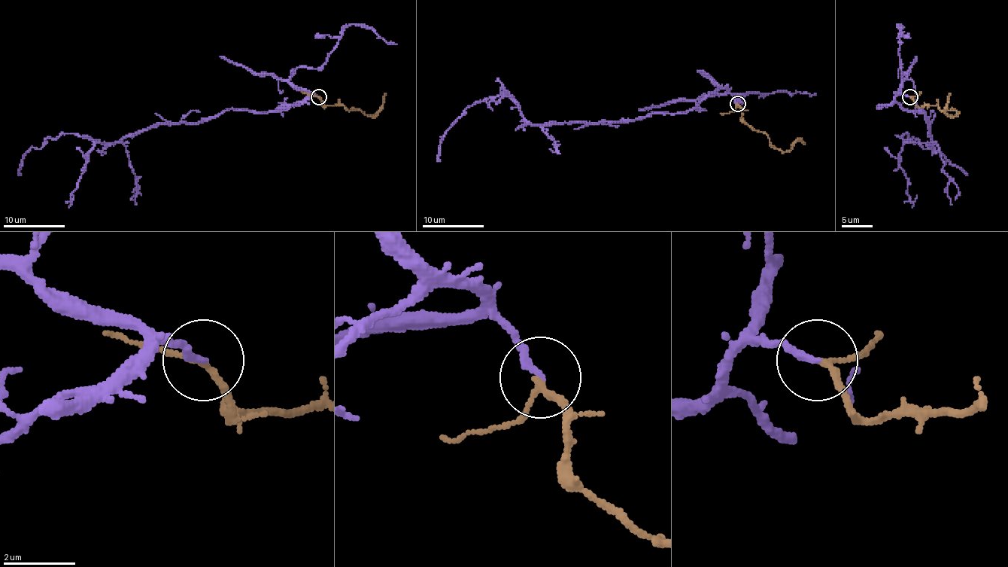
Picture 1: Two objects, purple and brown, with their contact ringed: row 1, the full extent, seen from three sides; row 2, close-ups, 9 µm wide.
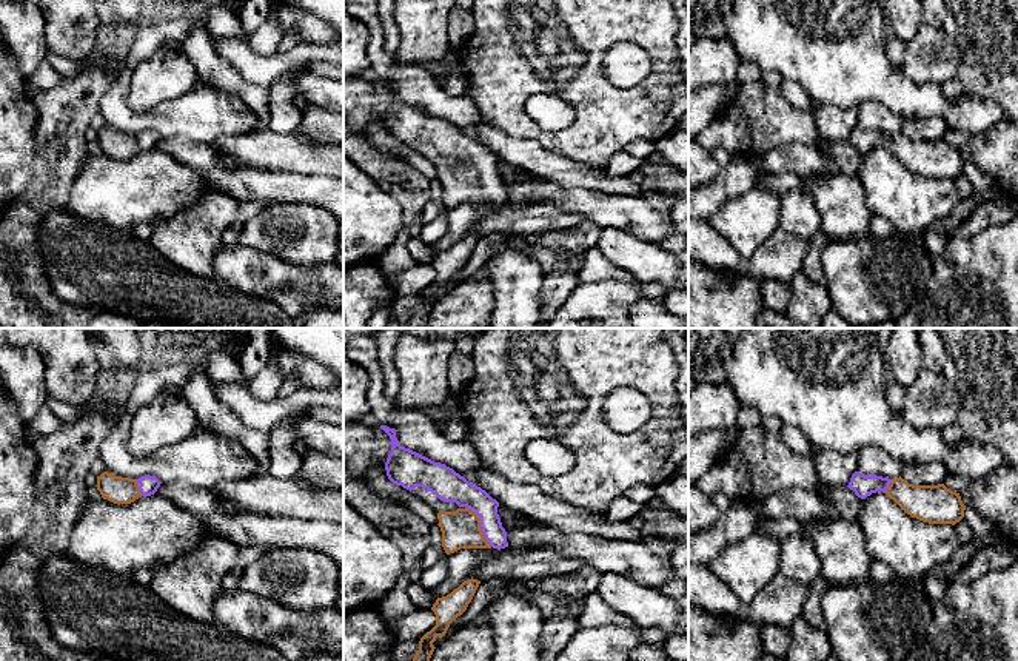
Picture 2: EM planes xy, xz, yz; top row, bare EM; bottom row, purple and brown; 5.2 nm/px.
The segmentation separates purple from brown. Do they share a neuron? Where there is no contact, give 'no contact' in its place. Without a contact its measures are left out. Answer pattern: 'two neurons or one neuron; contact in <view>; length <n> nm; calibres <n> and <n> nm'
one neuron; contact in xz; length 240 nm; calibres 150 and 200 nm

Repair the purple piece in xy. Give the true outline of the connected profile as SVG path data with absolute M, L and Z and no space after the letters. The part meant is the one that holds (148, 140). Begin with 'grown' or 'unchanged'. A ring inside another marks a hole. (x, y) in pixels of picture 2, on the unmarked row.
grown; M103 126L97 131L97 145L103 154L114 159L131 159L142 151L151 151L160 142L160 136L154 131L142 131L129 134Z

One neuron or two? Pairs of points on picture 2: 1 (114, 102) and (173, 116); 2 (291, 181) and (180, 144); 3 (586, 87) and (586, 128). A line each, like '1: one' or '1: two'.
1: one
2: one
3: one

